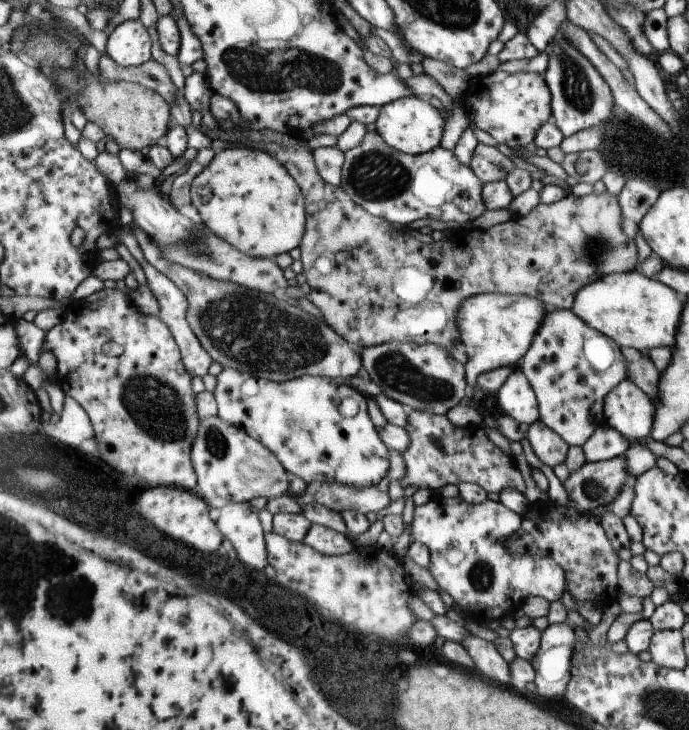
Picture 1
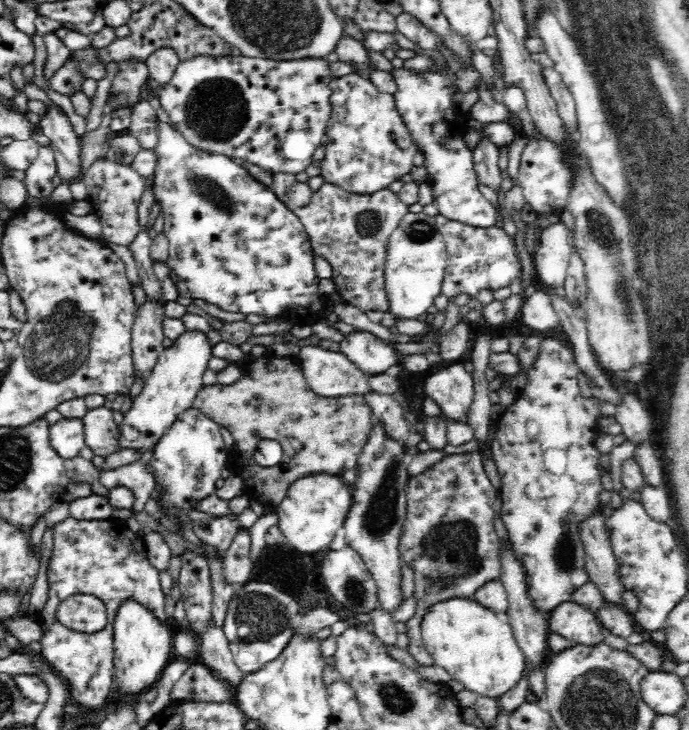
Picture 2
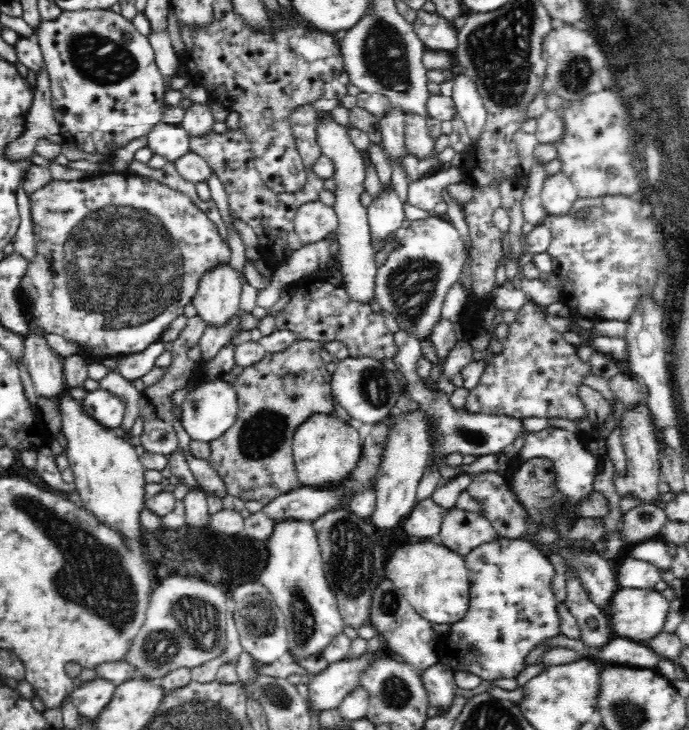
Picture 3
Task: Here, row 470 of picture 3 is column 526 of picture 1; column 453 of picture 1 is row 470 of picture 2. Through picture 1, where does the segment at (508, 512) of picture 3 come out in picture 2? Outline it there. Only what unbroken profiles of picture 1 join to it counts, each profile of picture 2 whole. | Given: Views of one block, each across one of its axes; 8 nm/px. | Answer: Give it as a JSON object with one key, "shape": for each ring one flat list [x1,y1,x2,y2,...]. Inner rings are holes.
{"shape":[[478,452,472,454,446,455,440,461,428,466,420,474,413,476,407,491,406,518,402,522,398,553,403,567,410,569,414,600,414,616,406,623,406,640,410,641,407,652,418,665,431,666,434,660,422,646,421,624,424,616,436,604,444,604,450,600,469,600,482,587,498,576,498,550,500,539,494,528,494,506,497,494,492,482,483,467]]}

